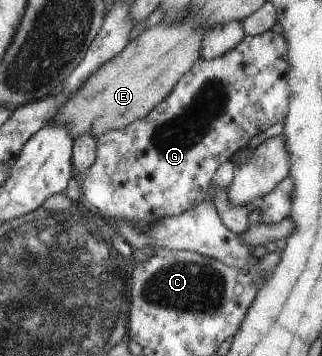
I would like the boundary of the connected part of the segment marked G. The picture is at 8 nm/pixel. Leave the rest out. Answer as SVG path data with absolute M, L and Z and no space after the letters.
M263 31L258 35L244 36L233 48L224 52L221 56L214 59L198 58L189 67L186 73L183 73L177 84L169 95L165 96L161 102L158 102L145 117L129 123L126 127L107 131L105 135L96 138L96 157L93 164L86 171L81 171L75 177L81 197L77 202L85 206L90 214L97 214L104 219L113 219L114 221L127 221L132 225L137 225L142 229L146 229L151 223L157 219L163 219L168 216L180 215L183 211L190 210L196 204L199 204L205 194L209 194L209 182L213 172L217 170L217 166L225 160L231 160L235 151L242 149L249 138L253 138L255 134L264 132L269 126L275 123L281 123L288 111L288 99L290 98L290 89L288 86L288 44L287 40L281 33L272 31Z

